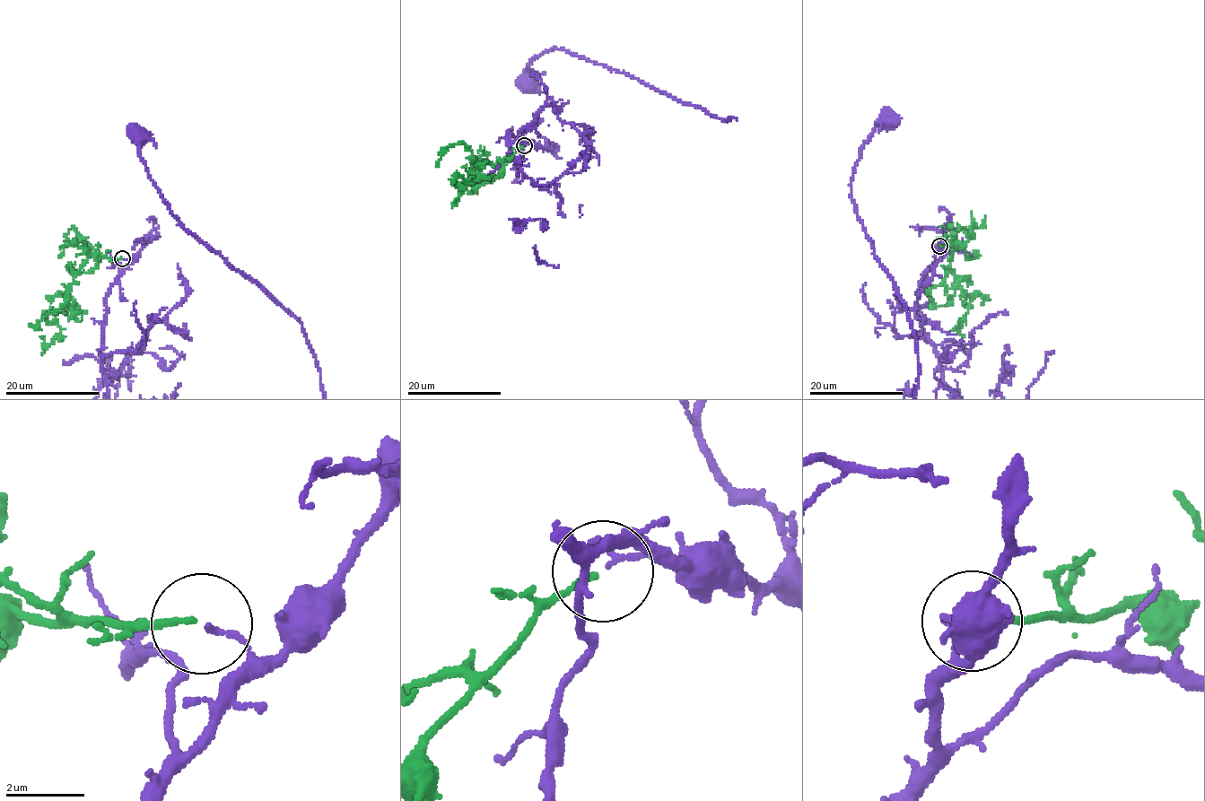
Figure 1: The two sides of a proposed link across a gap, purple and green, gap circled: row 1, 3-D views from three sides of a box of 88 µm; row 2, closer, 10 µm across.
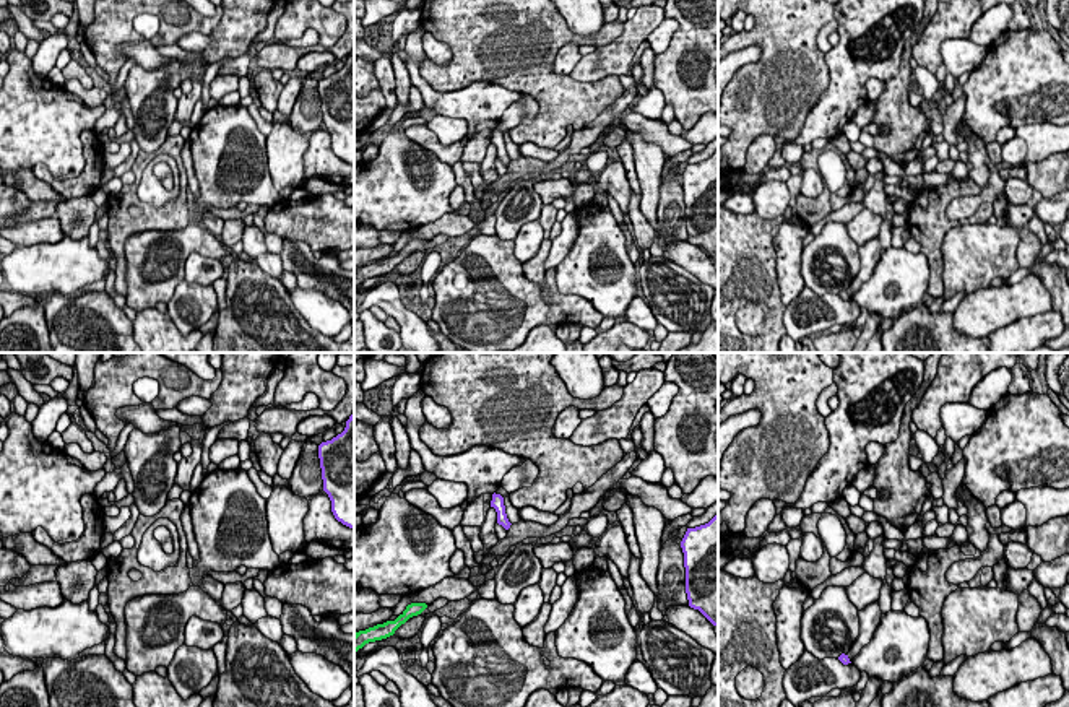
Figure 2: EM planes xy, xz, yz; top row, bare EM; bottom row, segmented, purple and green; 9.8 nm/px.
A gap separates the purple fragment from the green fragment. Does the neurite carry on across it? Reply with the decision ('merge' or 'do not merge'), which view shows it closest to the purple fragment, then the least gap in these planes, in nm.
do not merge; nearest in xz; 1100 nm apart

